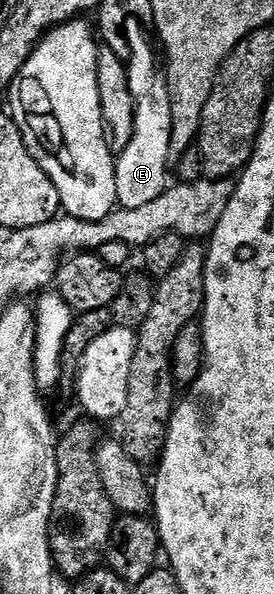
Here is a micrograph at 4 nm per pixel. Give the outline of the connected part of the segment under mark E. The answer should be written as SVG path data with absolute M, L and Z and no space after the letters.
M134 18L127 23L127 45L131 54L126 65L129 90L133 94L135 103L135 121L133 122L133 138L129 138L129 146L125 146L125 150L118 153L115 162L118 207L121 208L145 206L169 187L167 160L172 159L173 106L169 106L167 78L161 67L160 53L149 32L149 37L147 37L147 32L143 28L146 27Z

